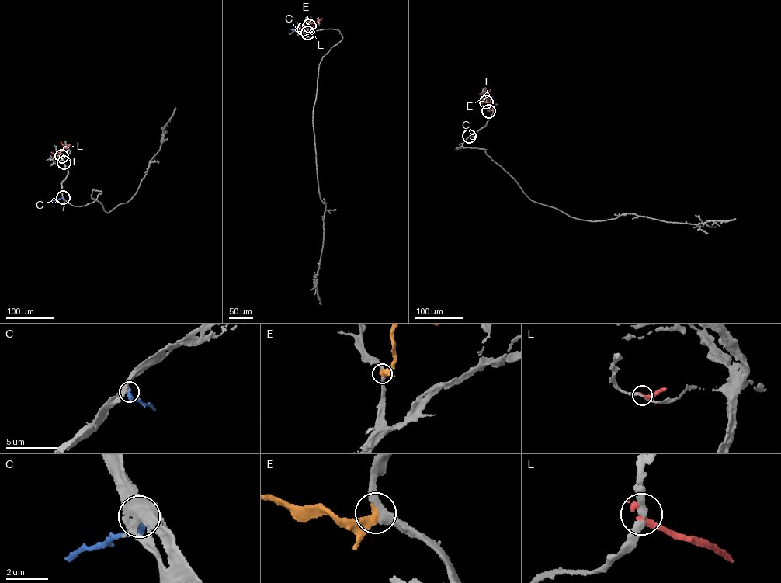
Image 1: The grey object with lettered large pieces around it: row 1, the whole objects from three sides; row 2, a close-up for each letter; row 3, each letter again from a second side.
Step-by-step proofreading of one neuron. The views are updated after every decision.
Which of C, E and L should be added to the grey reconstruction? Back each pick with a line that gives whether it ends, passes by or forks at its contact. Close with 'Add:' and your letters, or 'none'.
E: It ends there
Add: E

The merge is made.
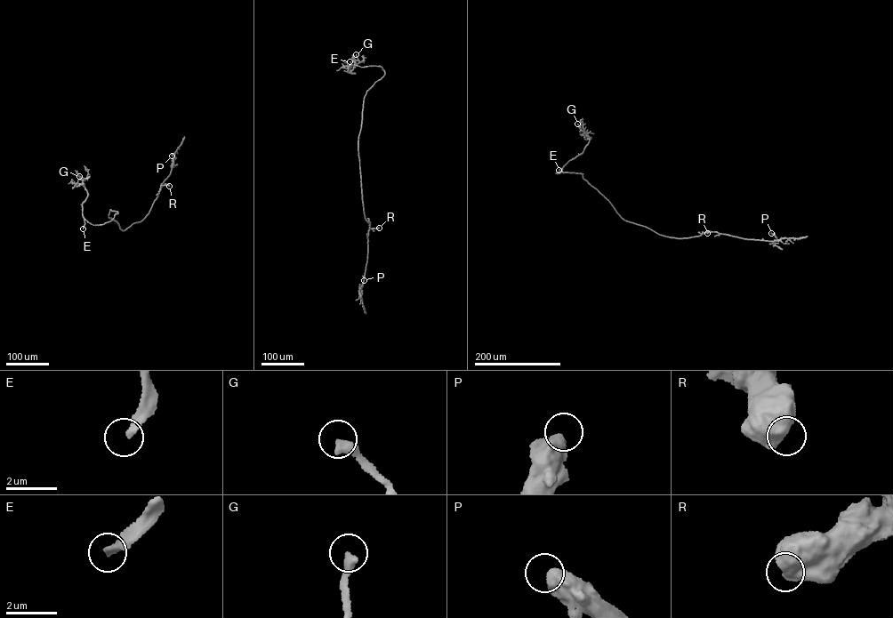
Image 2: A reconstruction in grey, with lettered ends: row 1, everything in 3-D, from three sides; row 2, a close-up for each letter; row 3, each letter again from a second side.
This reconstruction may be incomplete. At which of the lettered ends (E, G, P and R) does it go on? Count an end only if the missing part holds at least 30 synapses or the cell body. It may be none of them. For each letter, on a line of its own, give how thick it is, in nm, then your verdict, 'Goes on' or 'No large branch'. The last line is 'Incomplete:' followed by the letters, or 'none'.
E: Thickness 320 nm. Goes on
G: Thickness 360 nm. No large branch
P: Thickness 650 nm. No large branch
R: Thickness 750 nm. No large branch
Incomplete: E

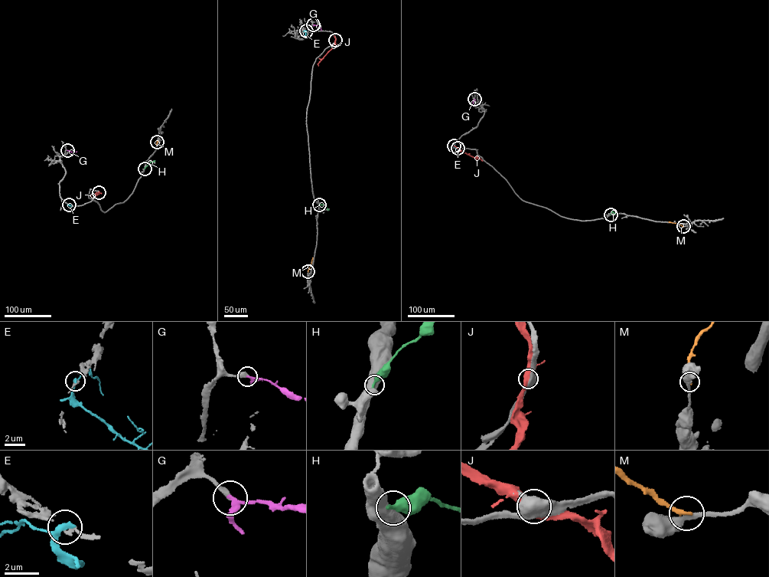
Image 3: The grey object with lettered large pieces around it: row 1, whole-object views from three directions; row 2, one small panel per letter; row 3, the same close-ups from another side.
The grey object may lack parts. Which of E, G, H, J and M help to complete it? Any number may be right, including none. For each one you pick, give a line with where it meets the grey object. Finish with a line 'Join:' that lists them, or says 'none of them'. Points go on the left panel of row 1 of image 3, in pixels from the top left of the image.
G: meets grey at (67, 150)
Join: G

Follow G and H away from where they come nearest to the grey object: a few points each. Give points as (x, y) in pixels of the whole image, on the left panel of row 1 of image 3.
G: (67, 150), (76, 152)
H: (145, 168), (154, 160)

